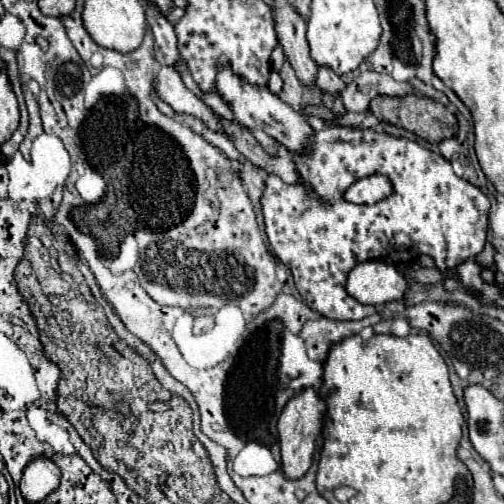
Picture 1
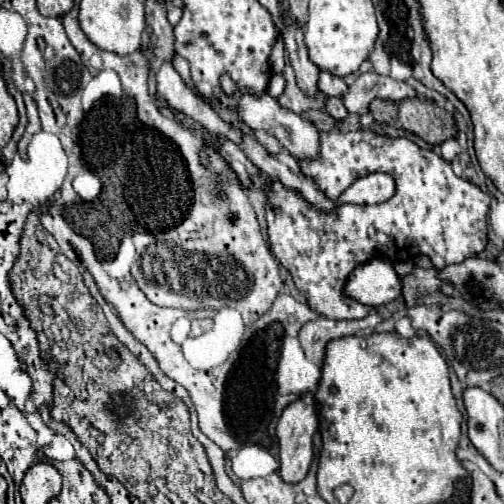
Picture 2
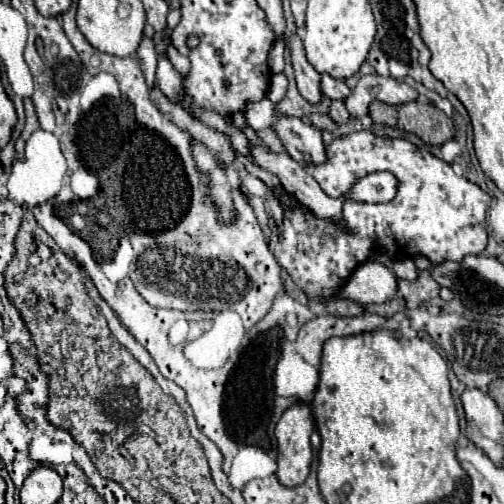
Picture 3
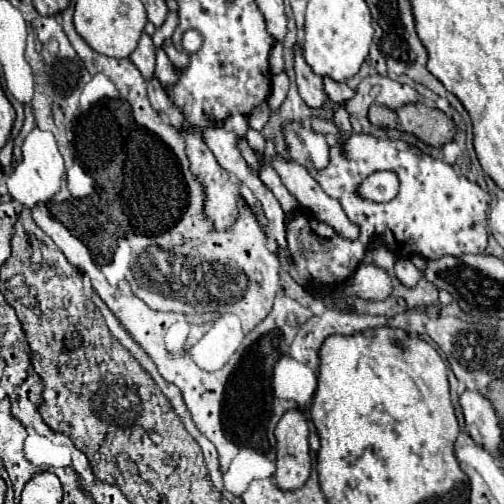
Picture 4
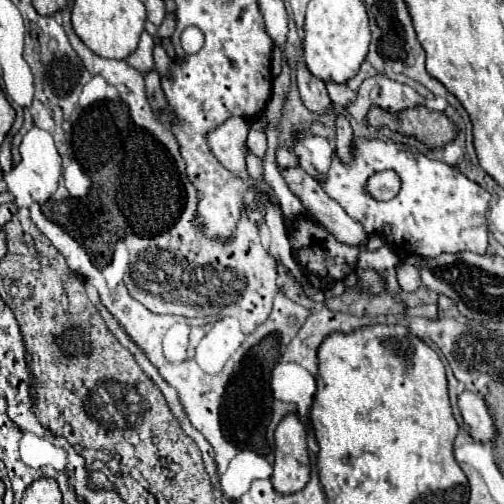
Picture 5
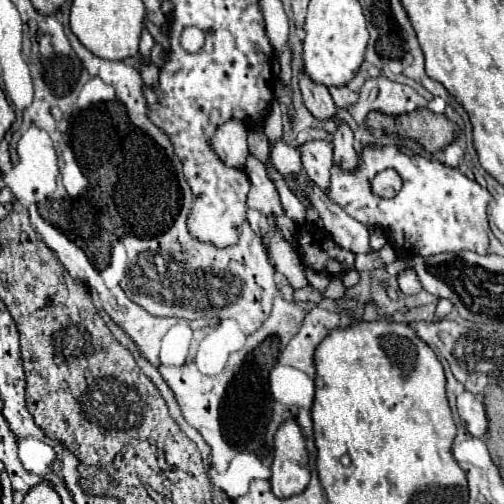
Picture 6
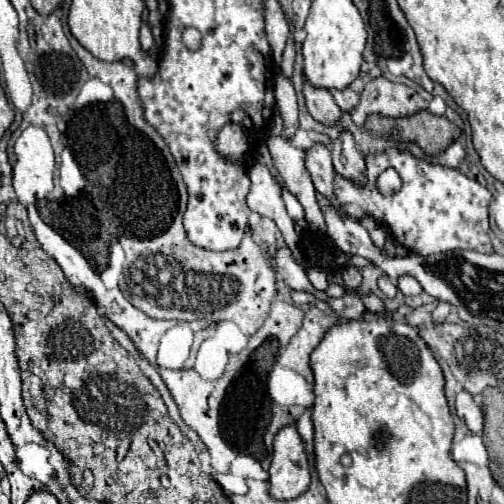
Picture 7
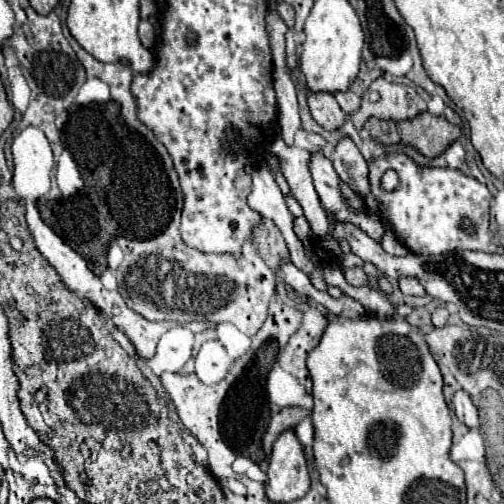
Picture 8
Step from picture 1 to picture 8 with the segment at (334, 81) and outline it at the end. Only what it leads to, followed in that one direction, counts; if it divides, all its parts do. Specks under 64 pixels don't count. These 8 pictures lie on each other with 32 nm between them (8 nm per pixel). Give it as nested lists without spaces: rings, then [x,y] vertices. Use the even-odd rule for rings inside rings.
[[[346,90],[346,92],[336,92],[334,94],[334,98],[336,98],[336,102],[340,104],[340,108],[346,112],[346,114],[352,114],[352,112],[356,112],[358,108],[360,108],[360,96],[358,94],[354,94],[352,90]]]

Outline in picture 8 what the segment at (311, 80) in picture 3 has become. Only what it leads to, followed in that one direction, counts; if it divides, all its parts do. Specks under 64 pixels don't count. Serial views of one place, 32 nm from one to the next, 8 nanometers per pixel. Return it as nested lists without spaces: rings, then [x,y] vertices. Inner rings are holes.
[[[308,92],[308,106],[312,112],[312,118],[326,130],[334,132],[342,128],[346,122],[346,114],[336,104],[336,98],[332,94],[312,94]]]

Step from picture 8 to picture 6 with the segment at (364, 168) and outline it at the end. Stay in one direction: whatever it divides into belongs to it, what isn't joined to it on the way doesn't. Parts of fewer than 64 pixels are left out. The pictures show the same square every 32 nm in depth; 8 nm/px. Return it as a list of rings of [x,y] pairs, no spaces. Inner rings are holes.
[[[338,124],[338,132],[332,140],[332,146],[334,146],[334,164],[340,164],[344,172],[352,172],[352,168],[360,164],[360,154],[354,146],[352,130],[346,124]]]

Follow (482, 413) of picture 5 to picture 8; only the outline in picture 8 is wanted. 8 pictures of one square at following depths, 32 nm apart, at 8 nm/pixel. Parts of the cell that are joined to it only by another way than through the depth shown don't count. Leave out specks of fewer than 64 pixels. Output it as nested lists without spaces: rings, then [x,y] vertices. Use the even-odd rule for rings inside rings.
[[[460,390],[460,392],[454,394],[452,406],[454,406],[454,414],[458,416],[460,422],[464,422],[466,426],[478,428],[478,424],[480,424],[480,422],[478,422],[478,410],[476,410],[474,402],[470,400],[470,396],[468,396],[464,390]]]

